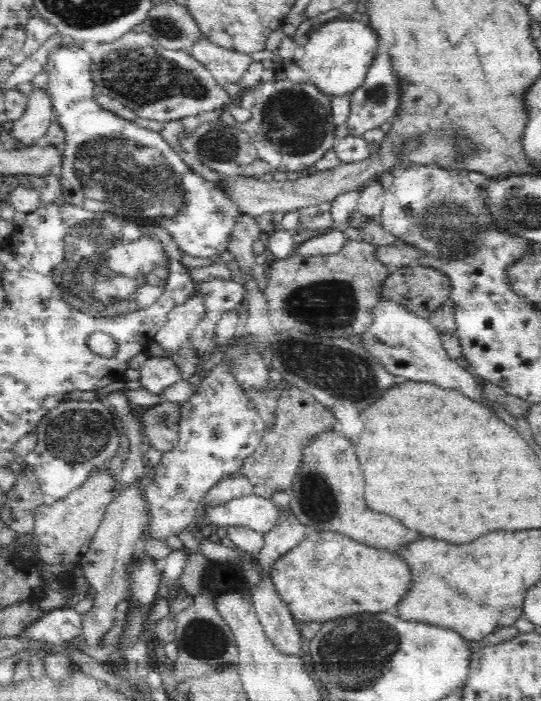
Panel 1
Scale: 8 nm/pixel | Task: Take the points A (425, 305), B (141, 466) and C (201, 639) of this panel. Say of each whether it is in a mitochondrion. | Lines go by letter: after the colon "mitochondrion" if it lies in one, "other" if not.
A: other
B: other
C: mitochondrion

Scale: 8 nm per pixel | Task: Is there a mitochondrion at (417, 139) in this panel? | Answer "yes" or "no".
no

